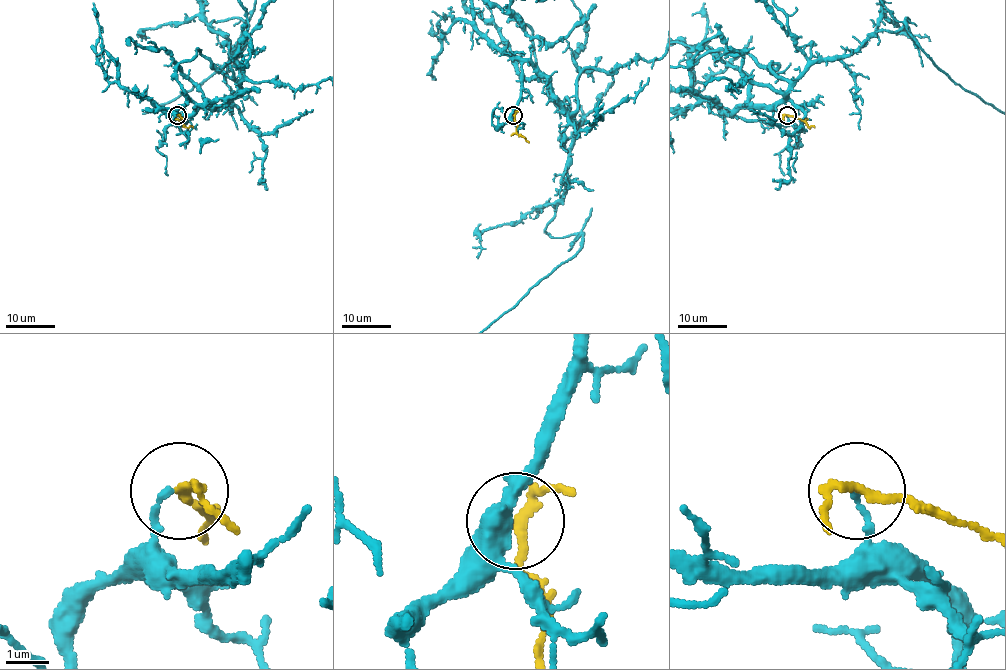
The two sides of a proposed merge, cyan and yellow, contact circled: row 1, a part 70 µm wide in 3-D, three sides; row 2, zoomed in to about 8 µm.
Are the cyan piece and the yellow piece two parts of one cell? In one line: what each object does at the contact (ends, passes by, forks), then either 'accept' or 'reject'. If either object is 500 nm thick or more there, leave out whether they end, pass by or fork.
cyan ends there; yellow passes by; reject

